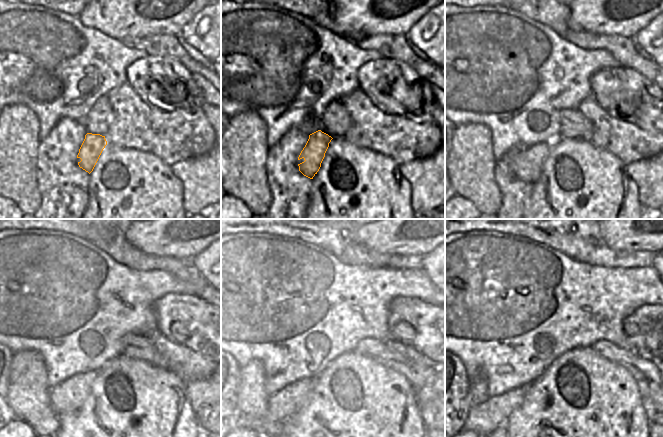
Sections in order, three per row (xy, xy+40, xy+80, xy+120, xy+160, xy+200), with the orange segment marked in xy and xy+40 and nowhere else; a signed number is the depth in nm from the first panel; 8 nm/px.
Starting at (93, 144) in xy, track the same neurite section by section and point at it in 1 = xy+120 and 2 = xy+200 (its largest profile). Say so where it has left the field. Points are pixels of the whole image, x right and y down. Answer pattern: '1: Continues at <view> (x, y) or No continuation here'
1: Continues at xy+120 (87, 379)
2: Continues at xy+200 (525, 388).

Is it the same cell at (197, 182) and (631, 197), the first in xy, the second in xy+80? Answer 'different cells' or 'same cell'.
different cells

